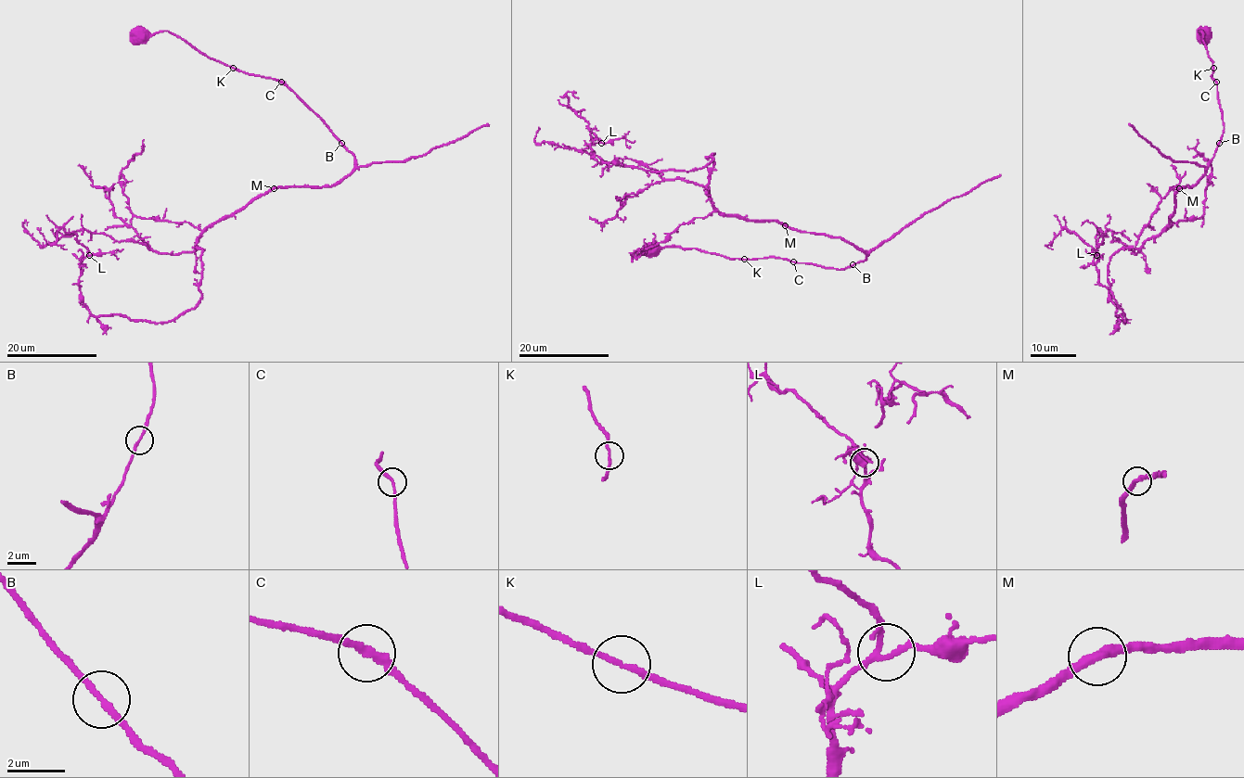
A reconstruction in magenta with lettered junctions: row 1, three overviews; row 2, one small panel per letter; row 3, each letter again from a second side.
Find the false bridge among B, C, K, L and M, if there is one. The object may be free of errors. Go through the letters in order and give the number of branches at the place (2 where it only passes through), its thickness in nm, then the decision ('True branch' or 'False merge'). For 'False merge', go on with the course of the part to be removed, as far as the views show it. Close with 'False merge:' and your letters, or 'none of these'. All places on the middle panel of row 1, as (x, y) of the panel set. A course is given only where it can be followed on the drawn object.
B: Branches: 2. Thickness 180 nm. True branch
C: Branches: 2. Thickness 200 nm. True branch
K: Branches: 2. Thickness 170 nm. True branch
L: Branches: 3. Thickness 160 nm. True branch
M: Branches: 2. Thickness 320 nm. True branch
False merge: none of these

